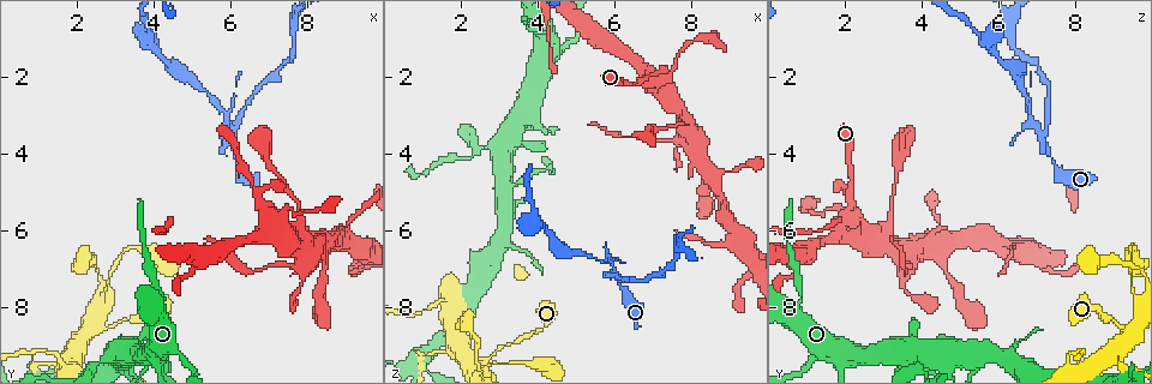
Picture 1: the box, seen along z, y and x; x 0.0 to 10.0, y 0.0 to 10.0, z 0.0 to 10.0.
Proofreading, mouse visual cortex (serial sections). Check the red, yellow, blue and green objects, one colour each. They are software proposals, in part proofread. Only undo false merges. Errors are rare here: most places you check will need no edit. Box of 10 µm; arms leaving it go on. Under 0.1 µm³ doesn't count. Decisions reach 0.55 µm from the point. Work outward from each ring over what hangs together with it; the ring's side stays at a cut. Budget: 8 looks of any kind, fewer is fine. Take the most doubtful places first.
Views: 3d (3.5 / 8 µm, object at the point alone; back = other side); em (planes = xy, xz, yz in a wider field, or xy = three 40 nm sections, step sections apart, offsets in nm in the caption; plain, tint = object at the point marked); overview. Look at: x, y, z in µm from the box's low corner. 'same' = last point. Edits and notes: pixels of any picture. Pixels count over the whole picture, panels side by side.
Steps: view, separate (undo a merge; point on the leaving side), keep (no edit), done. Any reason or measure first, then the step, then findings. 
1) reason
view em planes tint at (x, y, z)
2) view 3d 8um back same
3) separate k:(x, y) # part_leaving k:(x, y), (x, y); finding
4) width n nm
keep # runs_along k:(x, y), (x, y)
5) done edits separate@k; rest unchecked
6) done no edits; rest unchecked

three arms meet
view 3d 3.5um at (6.05, 3.70, 7.10)

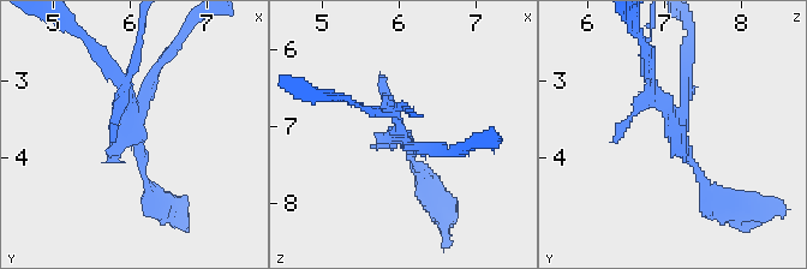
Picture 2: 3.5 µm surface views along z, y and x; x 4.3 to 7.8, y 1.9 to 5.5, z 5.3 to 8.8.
view em xy step 3 tint at (6.00, 3.65, 7.15)

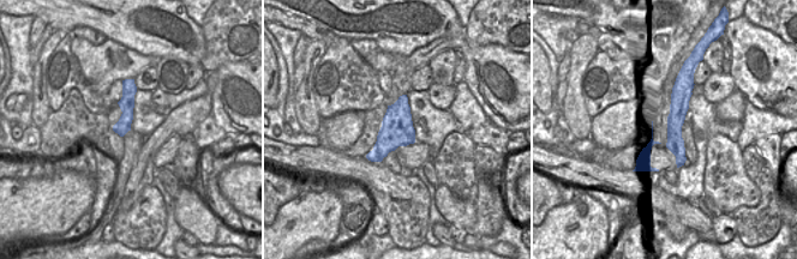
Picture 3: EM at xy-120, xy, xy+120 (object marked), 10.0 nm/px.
separate 2:(384, 111) # part_leaving 2:(405, 141), (394, 113), (357, 103); two cells meet here

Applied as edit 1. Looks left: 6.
redraw
view overview

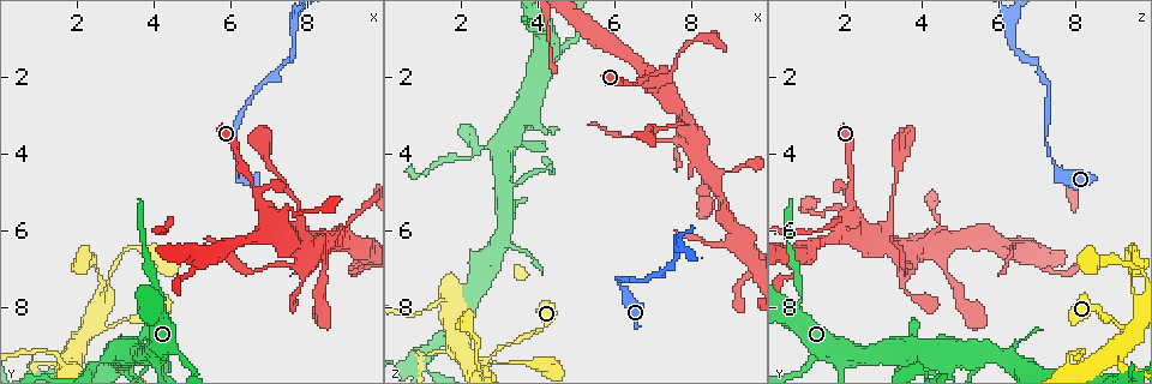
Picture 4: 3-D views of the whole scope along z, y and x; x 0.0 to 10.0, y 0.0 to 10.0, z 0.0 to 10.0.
sharp bend
view 3d 3.5um at (1.60, 9.35, 7.85)

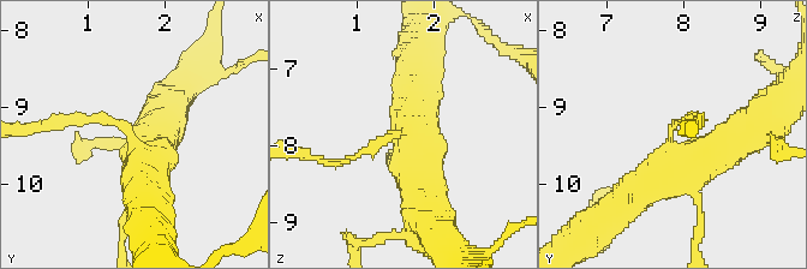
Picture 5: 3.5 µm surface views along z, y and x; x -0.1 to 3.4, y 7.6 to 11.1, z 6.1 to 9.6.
arms 3; arm_widths 100, 500, 600 nm
view em xy step 1 plain at (1.60, 9.35, 7.80)

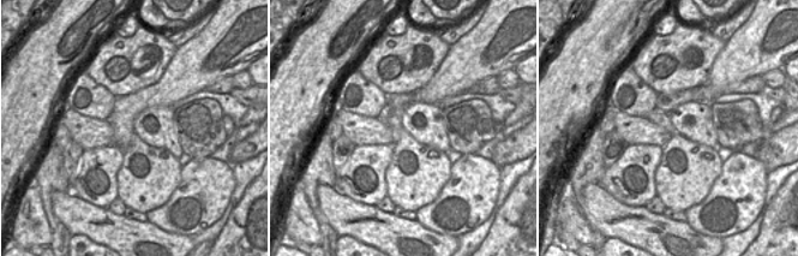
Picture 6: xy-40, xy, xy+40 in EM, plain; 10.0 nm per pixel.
with the object marked
view em xy step 1 tint same

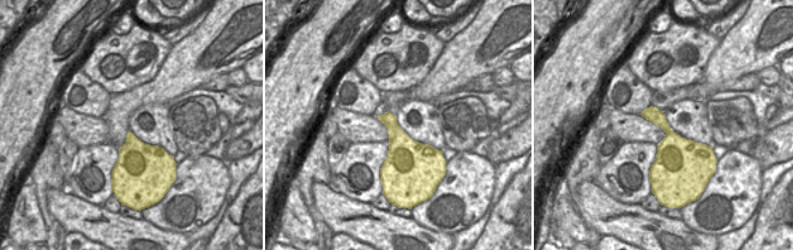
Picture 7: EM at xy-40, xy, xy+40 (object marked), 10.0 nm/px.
width 280 nm
keep # runs_along 5:(422, 187), (407, 132), (338, 162); one cell here

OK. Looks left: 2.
a fork
view 3d 3.5um at (7.10, 5.75, 2.10)

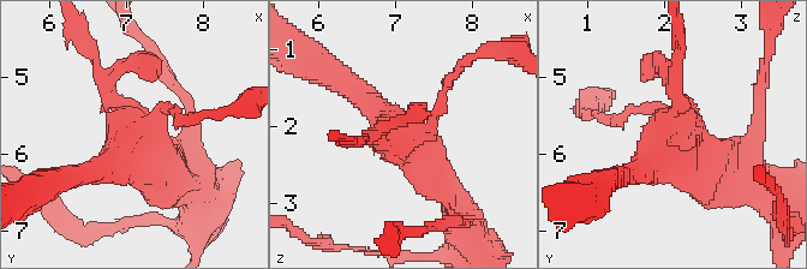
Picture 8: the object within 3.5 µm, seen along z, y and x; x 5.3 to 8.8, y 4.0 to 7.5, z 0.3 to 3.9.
keep # runs_along 8:(96, 66), (139, 141), (177, 177); all the same cell

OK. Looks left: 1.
done edits separate@2; rest unchecked

